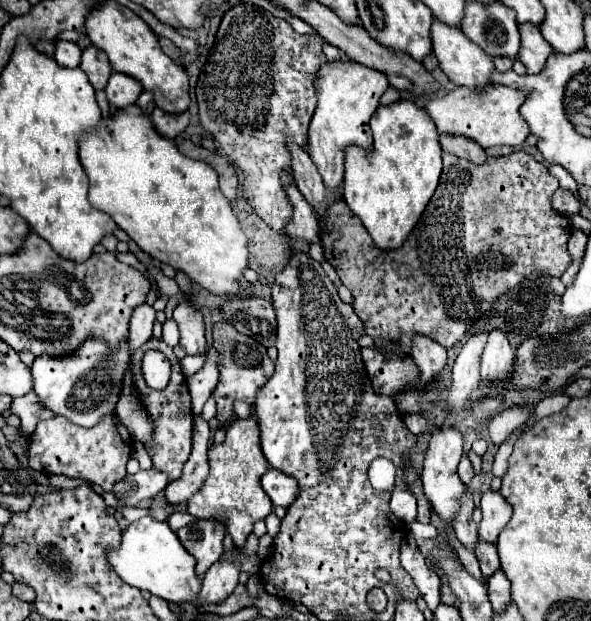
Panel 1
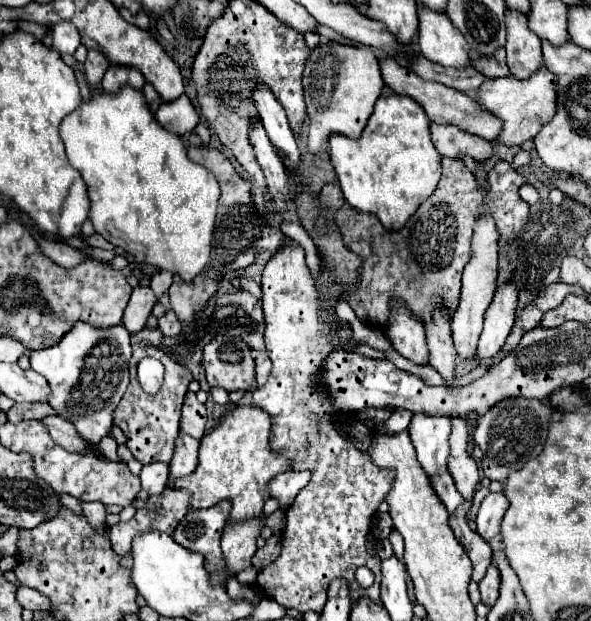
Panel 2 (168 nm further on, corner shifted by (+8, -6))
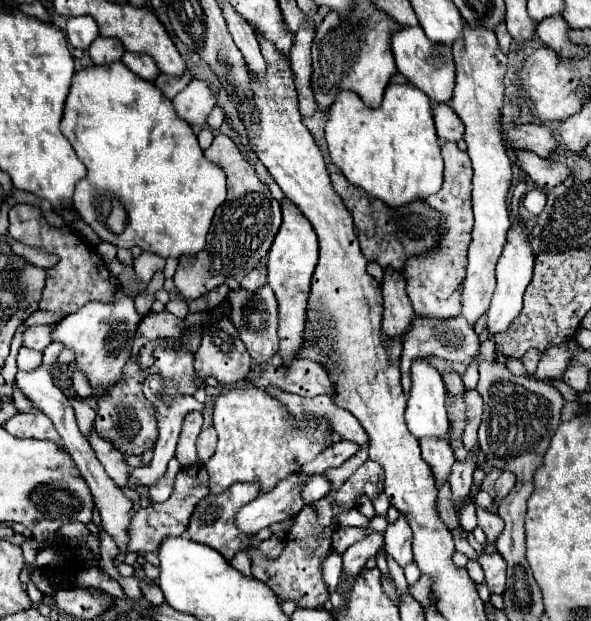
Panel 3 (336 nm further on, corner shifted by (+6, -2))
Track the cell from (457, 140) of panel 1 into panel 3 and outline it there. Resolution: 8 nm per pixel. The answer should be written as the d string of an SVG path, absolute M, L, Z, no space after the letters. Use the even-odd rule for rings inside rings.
M432 103L432 111L434 111L434 123L436 123L438 137L446 141L460 141L464 135L464 123L452 111L452 107L444 103Z

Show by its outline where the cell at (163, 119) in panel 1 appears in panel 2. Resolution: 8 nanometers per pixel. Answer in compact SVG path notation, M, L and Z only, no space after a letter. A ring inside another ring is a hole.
M186 95L178 97L176 101L170 103L162 103L160 109L156 111L156 121L170 133L174 135L186 135L192 133L194 127L198 125L200 117L196 113L196 109L192 107L190 99Z

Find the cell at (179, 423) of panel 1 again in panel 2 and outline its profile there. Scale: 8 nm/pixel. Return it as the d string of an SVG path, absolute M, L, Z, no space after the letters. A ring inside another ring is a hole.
M142 329L138 335L132 335L134 353L132 353L132 361L130 361L130 385L128 385L128 391L122 397L120 405L114 411L114 425L118 425L124 431L126 447L132 451L132 455L142 465L150 465L150 463L156 463L156 461L170 463L170 459L174 455L174 439L180 433L180 407L184 403L184 395L186 395L188 383L192 379L192 373L184 365L170 359L170 355L166 355L156 341L162 341L162 333L158 329L154 329L154 331ZM142 341L148 341L150 347L142 347ZM146 355L160 359L164 363L164 367L166 367L164 387L156 395L144 393L140 389L140 383L136 381L134 359L142 359Z

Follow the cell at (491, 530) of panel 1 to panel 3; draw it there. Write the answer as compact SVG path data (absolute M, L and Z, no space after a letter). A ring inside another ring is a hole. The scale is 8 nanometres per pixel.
M502 471L502 475L496 481L496 493L498 493L498 497L496 497L494 505L498 505L500 499L510 493L510 489L514 487L514 483L516 483L516 475L512 475L512 471Z

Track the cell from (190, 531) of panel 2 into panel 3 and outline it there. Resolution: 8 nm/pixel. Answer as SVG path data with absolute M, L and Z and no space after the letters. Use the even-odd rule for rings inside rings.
M234 483L232 487L228 487L228 491L224 491L224 495L204 497L192 513L192 521L186 529L186 535L196 543L204 543L204 545L216 549L226 561L230 561L234 557L234 553L246 549L252 543L246 535L240 535L240 531L236 531L236 525L232 523L232 519L236 517L236 511L240 507L244 507L248 501L256 499L258 495L260 495L260 491L256 491L256 487L252 487L252 483Z

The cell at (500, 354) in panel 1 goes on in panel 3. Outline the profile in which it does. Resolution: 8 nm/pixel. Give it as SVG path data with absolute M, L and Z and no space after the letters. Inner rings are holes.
M518 219L508 229L506 247L504 247L500 259L498 259L498 265L496 265L498 283L496 283L496 291L494 291L490 309L488 309L488 331L490 331L490 335L506 331L510 327L510 323L520 315L524 291L526 291L528 283L532 281L532 269L534 269L534 253L532 253L532 247L530 247L526 223L522 219Z

